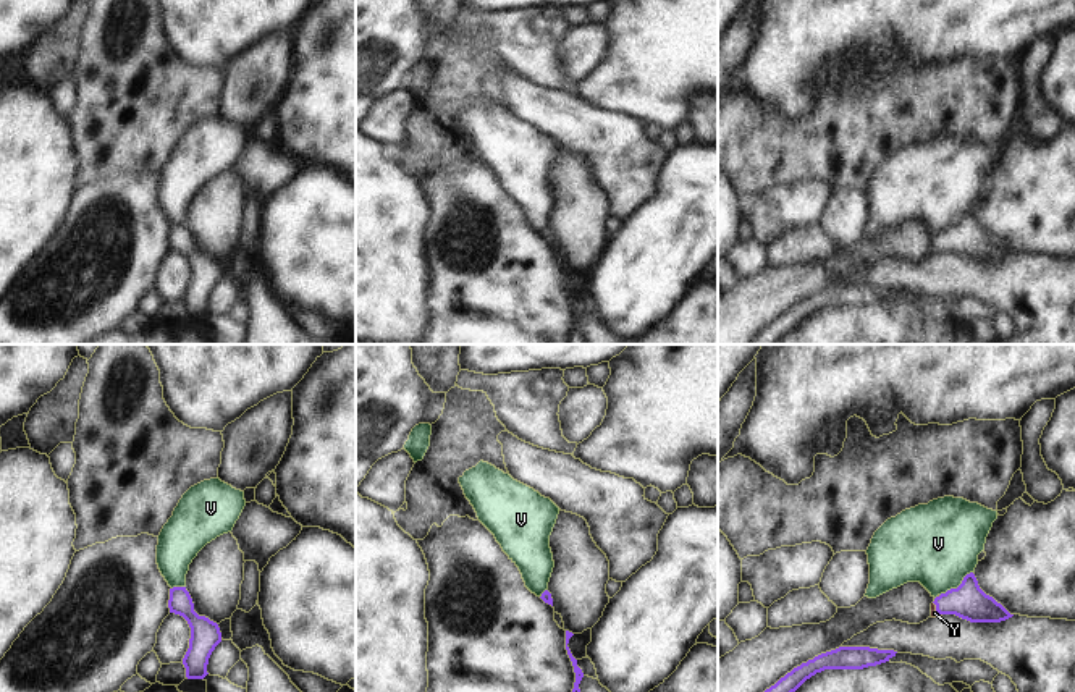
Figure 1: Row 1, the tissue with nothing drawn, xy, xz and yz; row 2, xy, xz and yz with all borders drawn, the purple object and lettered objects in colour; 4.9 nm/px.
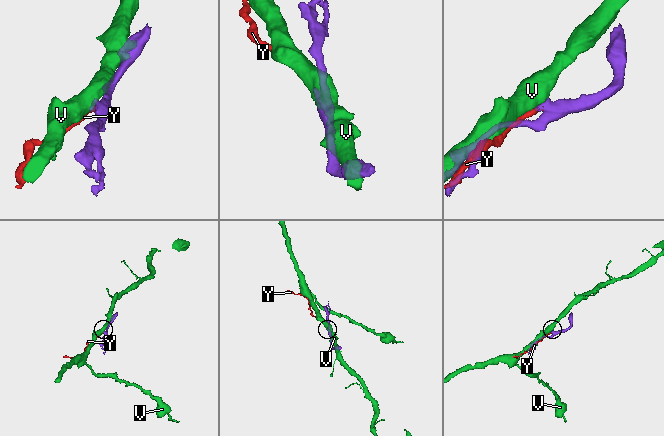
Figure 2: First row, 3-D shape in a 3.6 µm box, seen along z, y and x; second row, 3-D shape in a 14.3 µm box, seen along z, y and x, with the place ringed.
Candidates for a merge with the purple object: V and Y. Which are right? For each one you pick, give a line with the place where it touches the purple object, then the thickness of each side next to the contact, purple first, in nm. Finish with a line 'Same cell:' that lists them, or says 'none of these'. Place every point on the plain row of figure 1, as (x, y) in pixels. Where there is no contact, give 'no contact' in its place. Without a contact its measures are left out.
Y: contact yz (936, 246); calibres 180 and 40 nm
Same cell: Y

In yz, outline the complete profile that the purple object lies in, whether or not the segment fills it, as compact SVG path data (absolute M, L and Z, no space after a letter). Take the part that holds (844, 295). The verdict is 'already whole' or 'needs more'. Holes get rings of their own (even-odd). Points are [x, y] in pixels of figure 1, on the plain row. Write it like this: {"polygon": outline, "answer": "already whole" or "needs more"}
{"polygon": "M839 285L821 291L807 301L794 306L774 323L766 327L752 344L779 344L779 341L795 330L807 317L824 307L863 307L889 299L894 288L878 288L870 285Z", "answer": "already whole"}

